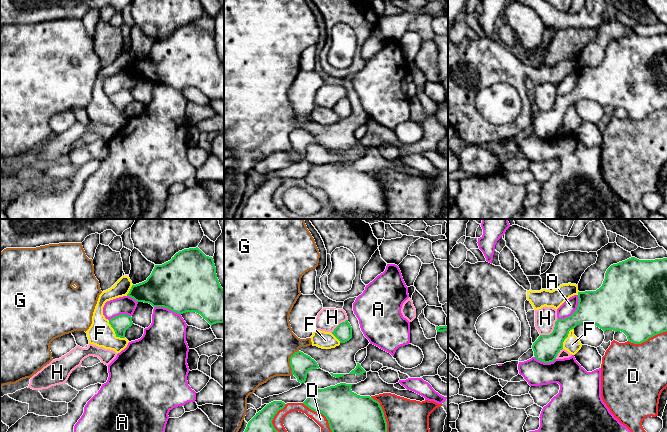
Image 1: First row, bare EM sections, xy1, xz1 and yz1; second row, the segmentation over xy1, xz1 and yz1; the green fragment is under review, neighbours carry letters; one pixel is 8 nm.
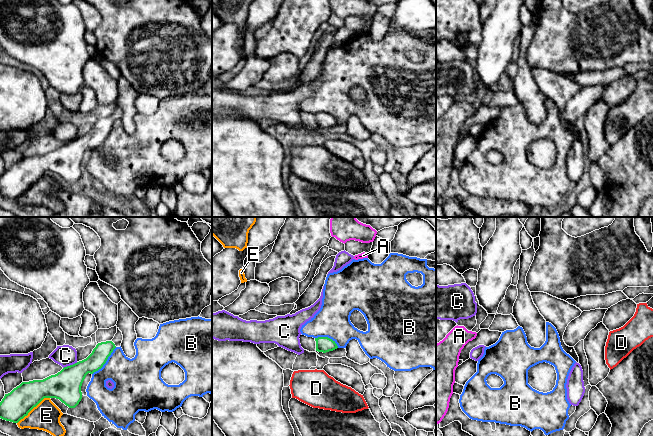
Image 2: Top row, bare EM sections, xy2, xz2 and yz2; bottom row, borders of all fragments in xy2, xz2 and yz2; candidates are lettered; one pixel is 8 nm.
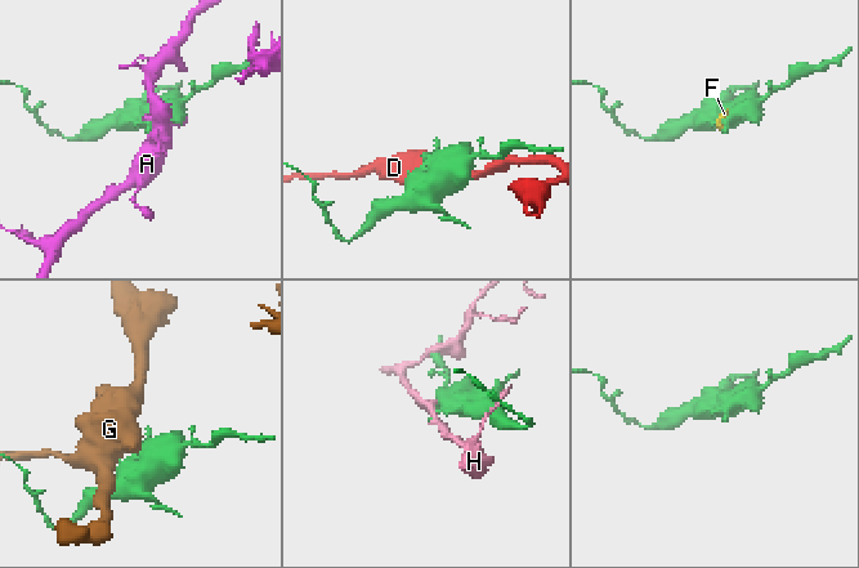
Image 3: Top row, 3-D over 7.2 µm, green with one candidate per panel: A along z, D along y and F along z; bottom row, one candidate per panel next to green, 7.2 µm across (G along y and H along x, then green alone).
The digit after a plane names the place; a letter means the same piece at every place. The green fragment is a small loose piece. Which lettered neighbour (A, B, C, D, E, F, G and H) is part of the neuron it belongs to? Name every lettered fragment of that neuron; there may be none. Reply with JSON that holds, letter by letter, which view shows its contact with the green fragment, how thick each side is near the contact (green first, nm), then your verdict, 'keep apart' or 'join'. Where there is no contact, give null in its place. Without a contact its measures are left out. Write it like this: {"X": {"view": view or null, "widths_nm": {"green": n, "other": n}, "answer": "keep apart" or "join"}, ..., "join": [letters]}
{"A": {"view": "yz1", "widths_nm": {"green": 320, "other": 110}, "answer": "keep apart"}, "B": {"view": "xy2", "widths_nm": {"green": 160, "other": 300}, "answer": "keep apart"}, "C": {"view": "xy2", "widths_nm": {"green": 240, "other": 170}, "answer": "keep apart"}, "D": {"view": "yz1", "widths_nm": {"green": 440, "other": 420}, "answer": "keep apart"}, "E": {"view": "xy2", "widths_nm": {"green": 220, "other": 220}, "answer": "keep apart"}, "F": {"view": "xy1", "widths_nm": {"green": 140, "other": 200}, "answer": "keep apart"}, "G": {"view": "xz1", "widths_nm": {"green": 160, "other": 460}, "answer": "keep apart"}, "H": {"view": "yz1", "widths_nm": {"green": 200, "other": 170}, "answer": "keep apart"}, "join": []}

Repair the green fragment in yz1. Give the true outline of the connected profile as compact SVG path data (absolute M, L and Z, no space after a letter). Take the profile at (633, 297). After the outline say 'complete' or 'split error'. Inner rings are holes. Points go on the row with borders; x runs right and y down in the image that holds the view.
M631 257L611 265L602 286L596 291L578 292L576 311L565 319L557 319L550 335L540 335L532 349L537 360L553 362L563 349L569 331L577 325L592 324L604 332L621 331L629 342L641 344L649 338L667 331L667 258L639 260Z; complete

